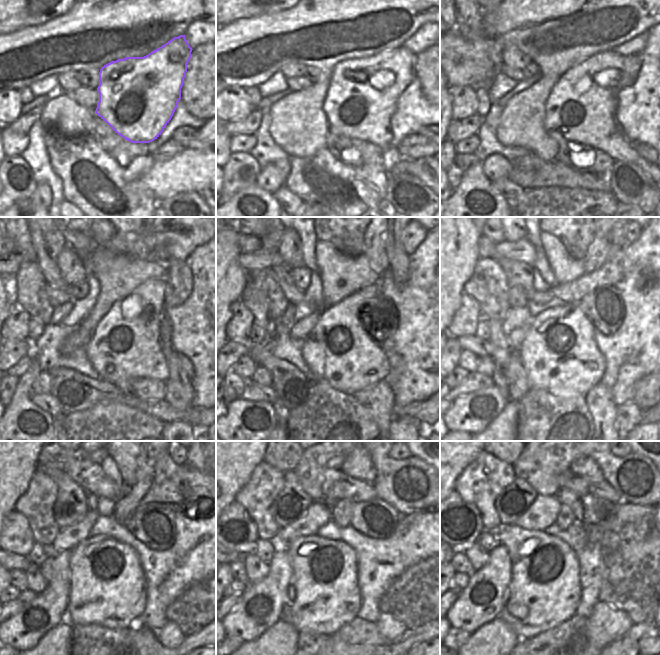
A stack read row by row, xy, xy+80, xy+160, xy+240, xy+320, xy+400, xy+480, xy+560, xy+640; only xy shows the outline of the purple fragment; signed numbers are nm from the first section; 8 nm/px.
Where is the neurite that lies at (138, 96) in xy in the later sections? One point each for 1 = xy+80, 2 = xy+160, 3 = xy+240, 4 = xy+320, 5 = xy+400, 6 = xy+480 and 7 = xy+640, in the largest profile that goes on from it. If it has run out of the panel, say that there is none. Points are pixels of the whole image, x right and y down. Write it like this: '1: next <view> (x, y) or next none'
1: next xy+80 (353, 107)
2: next xy+160 (581, 107)
3: next xy+240 (125, 344)
4: next xy+320 (339, 350)
5: next xy+400 (559, 354)
6: next xy+480 (108, 588)
7: next xy+640 (544, 592)

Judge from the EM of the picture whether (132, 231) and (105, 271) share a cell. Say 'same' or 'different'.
different

